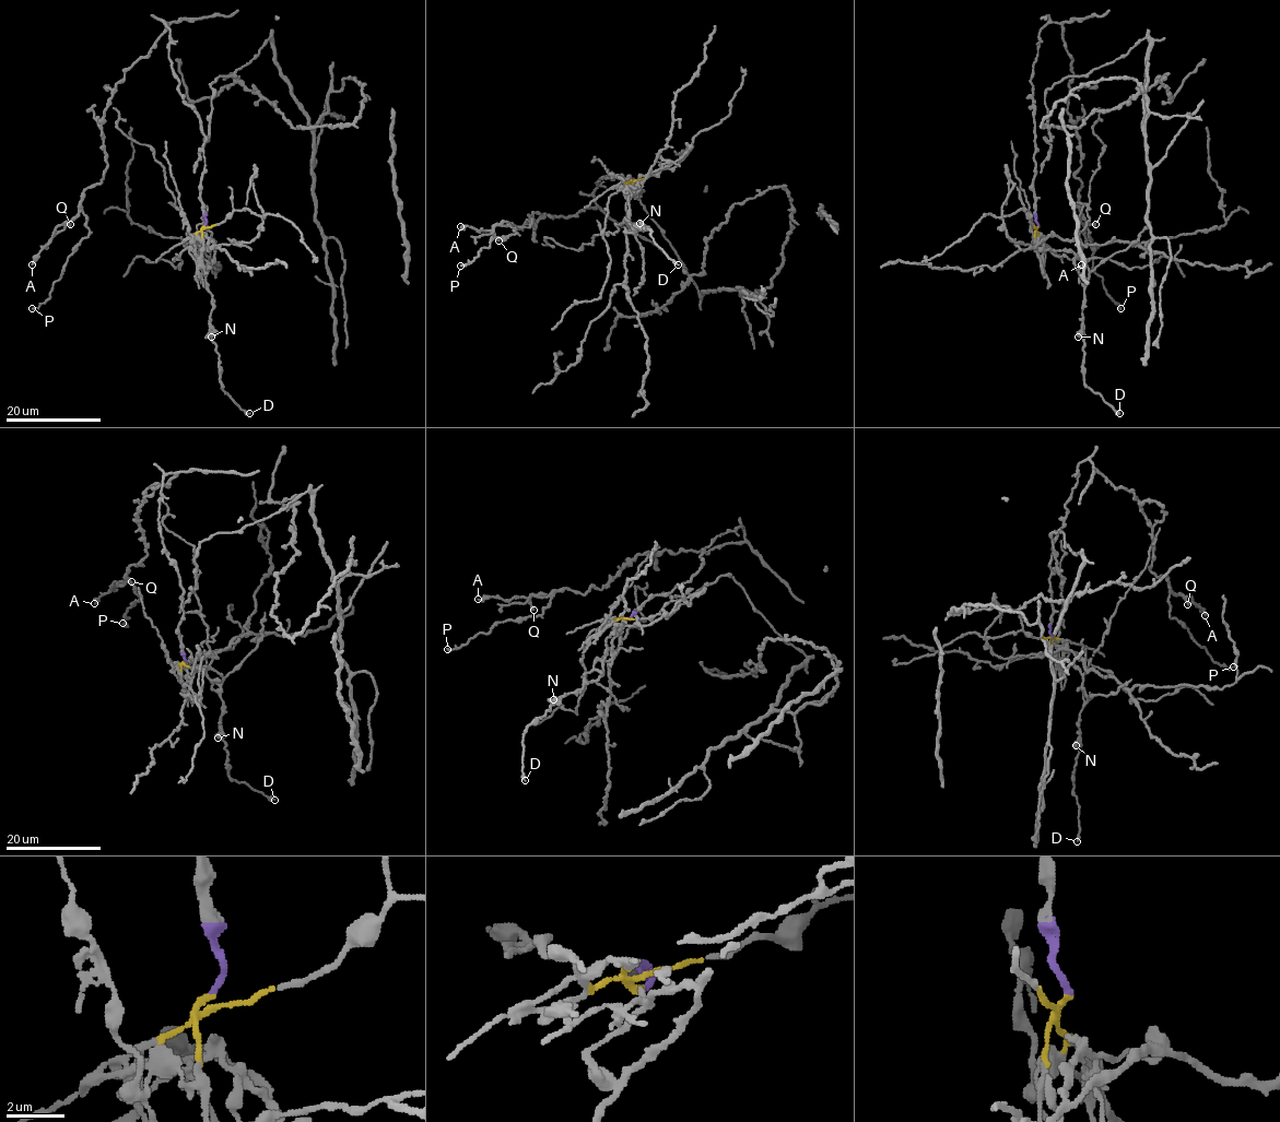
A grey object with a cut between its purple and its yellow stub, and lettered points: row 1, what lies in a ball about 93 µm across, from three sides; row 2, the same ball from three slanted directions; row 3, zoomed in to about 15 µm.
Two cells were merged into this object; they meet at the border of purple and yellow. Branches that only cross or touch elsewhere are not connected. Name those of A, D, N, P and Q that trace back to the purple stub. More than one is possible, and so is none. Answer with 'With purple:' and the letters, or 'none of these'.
With purple: A, P, Q

